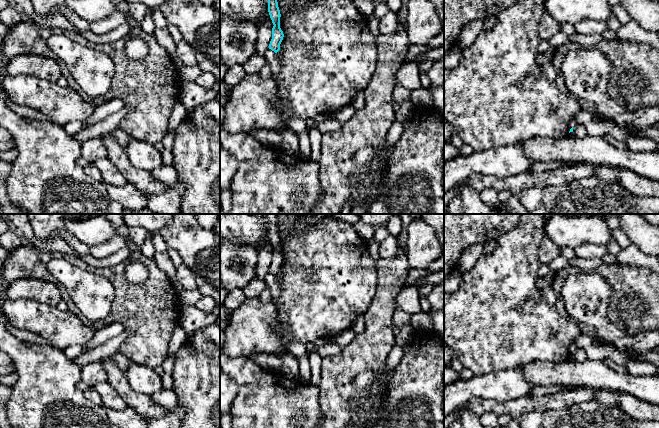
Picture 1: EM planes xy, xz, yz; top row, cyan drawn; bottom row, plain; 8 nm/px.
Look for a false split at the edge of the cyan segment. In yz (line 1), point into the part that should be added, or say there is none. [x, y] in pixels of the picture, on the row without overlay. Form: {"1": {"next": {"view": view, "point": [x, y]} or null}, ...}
{"1": {"next": null}}

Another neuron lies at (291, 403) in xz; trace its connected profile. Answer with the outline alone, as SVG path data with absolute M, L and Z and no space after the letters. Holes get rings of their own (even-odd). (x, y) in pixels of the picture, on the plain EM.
M224 350L220 353L220 368L238 385L238 394L230 410L232 428L317 427L321 415L319 387L280 373L265 371L244 357L230 358Z

